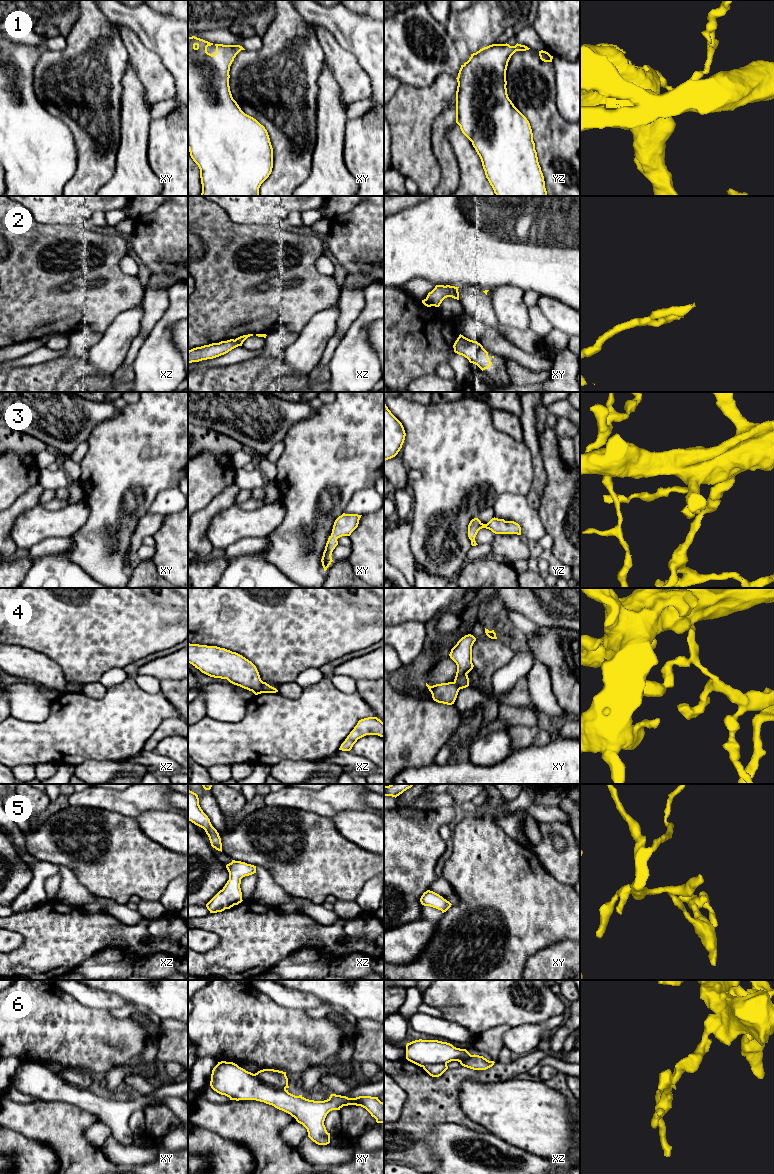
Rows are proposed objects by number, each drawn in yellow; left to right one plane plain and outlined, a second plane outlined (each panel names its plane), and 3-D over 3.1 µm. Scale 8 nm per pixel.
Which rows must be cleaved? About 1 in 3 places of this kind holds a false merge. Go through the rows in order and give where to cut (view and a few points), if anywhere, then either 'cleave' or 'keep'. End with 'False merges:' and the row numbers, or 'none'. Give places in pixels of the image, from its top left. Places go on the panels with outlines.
1: no cut; keep
2: cut in xz along (234, 340), (239, 345); cleave
3: no cut; keep
4: cut in xz along (263, 682), (261, 692); cleave
5: no cut; keep
6: cut in xy along (254, 1074), (259, 1079), (275, 1087), (285, 1089); cleave
False merges: 2, 4, 6

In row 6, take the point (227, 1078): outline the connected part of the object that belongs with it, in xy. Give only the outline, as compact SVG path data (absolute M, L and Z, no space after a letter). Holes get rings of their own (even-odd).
M218 1062L212 1070L210 1086L230 1100L256 1100L290 1114L307 1129L308 1137L318 1145L330 1143L330 1133L324 1125L327 1114L343 1106L361 1106L377 1123L384 1123L384 1103L378 1097L348 1098L331 1094L324 1101L309 1100L302 1095L295 1096L286 1089L275 1088L233 1062Z

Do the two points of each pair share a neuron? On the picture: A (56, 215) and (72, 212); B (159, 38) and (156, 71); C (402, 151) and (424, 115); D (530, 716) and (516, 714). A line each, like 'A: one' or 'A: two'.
A: one
B: two
C: one
D: one

